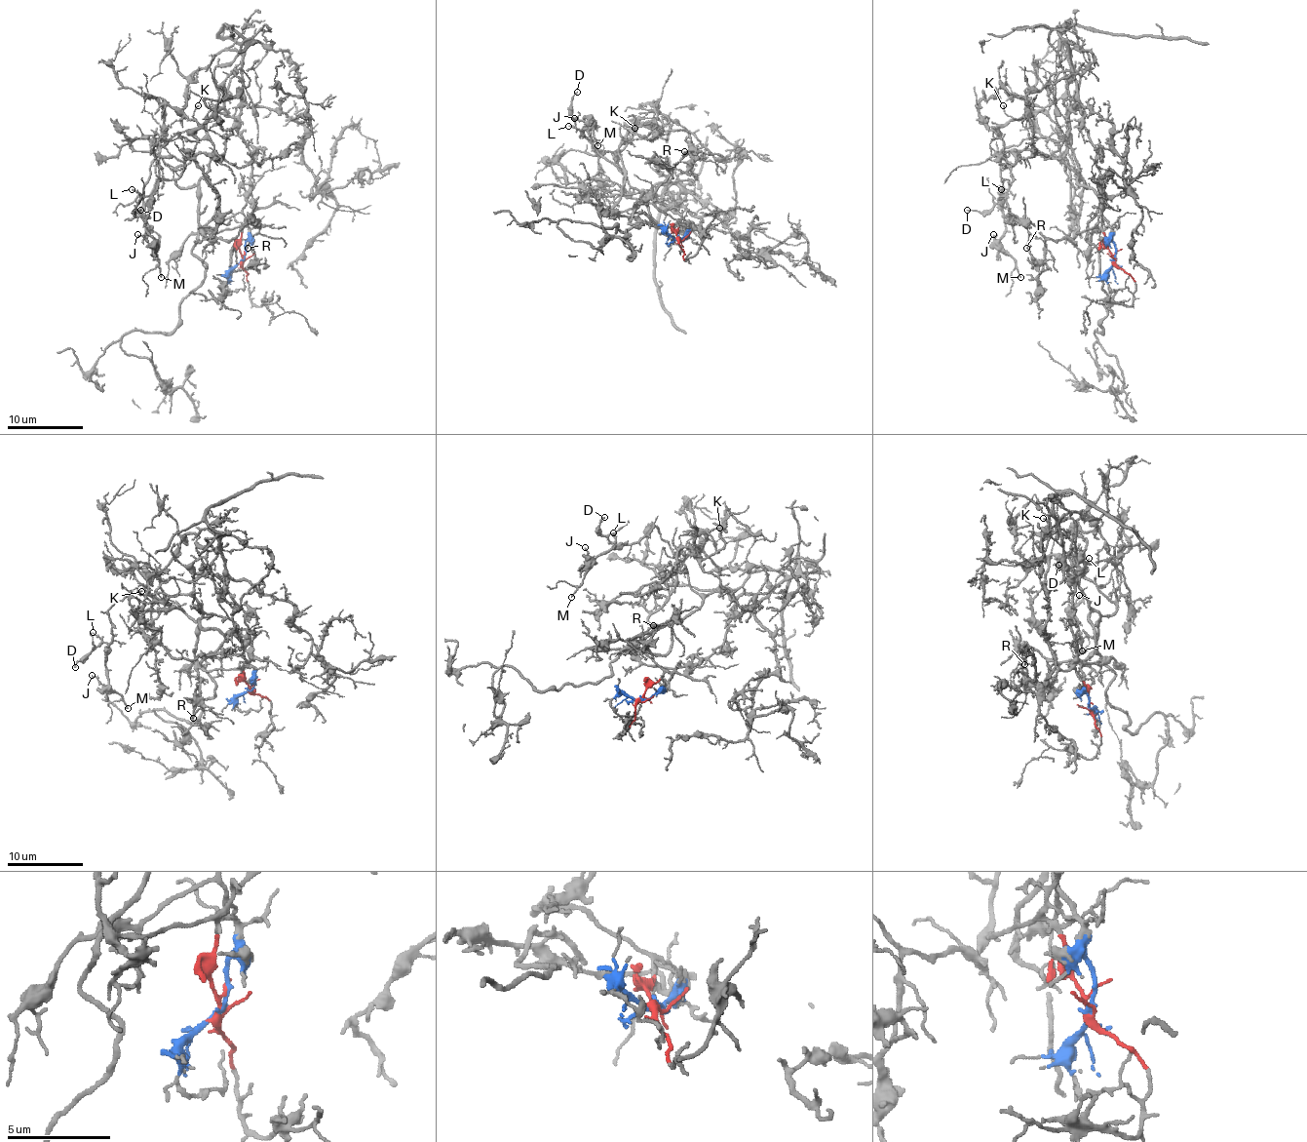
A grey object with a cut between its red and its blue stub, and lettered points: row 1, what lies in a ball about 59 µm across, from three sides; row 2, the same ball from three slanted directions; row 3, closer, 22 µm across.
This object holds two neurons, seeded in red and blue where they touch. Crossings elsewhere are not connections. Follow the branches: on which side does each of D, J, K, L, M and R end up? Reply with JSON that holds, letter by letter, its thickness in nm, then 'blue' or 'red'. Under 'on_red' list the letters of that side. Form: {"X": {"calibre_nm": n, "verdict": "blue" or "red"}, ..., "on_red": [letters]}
{"D": {"calibre_nm": 120, "verdict": "red"}, "J": {"calibre_nm": 150, "verdict": "red"}, "K": {"calibre_nm": 130, "verdict": "blue"}, "L": {"calibre_nm": 170, "verdict": "red"}, "M": {"calibre_nm": 130, "verdict": "red"}, "R": {"calibre_nm": 140, "verdict": "red"}, "on_red": ["D", "J", "L", "M", "R"]}

